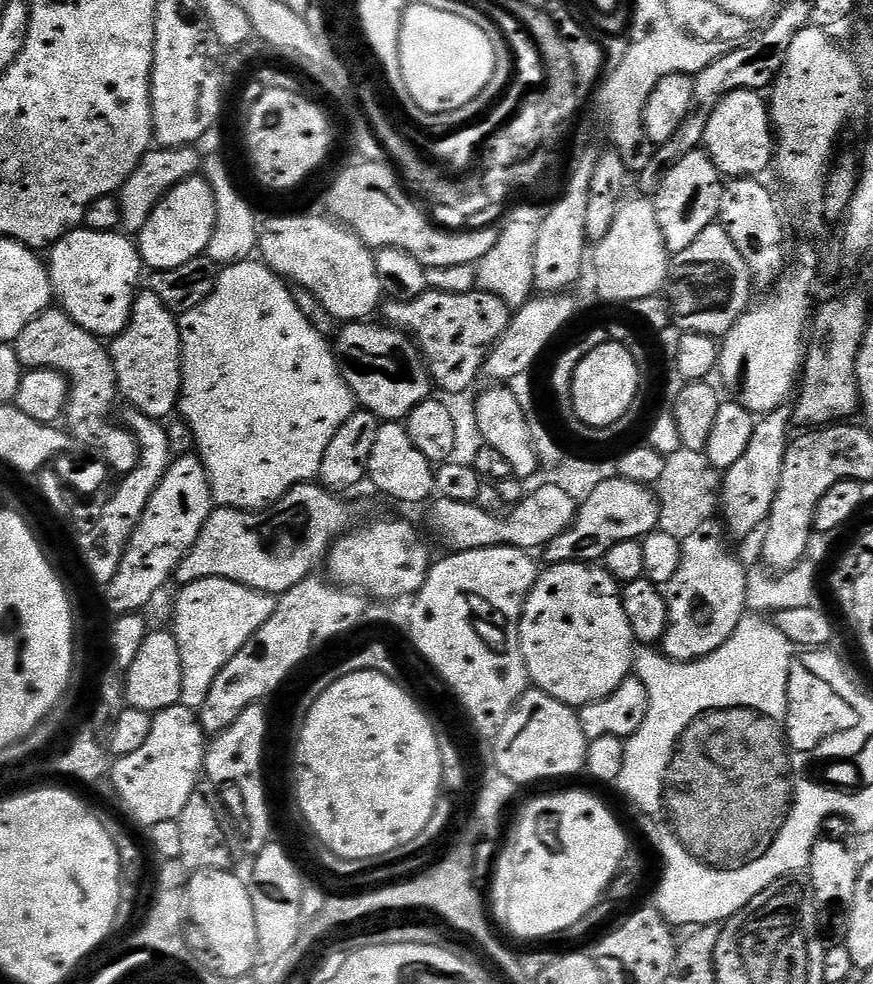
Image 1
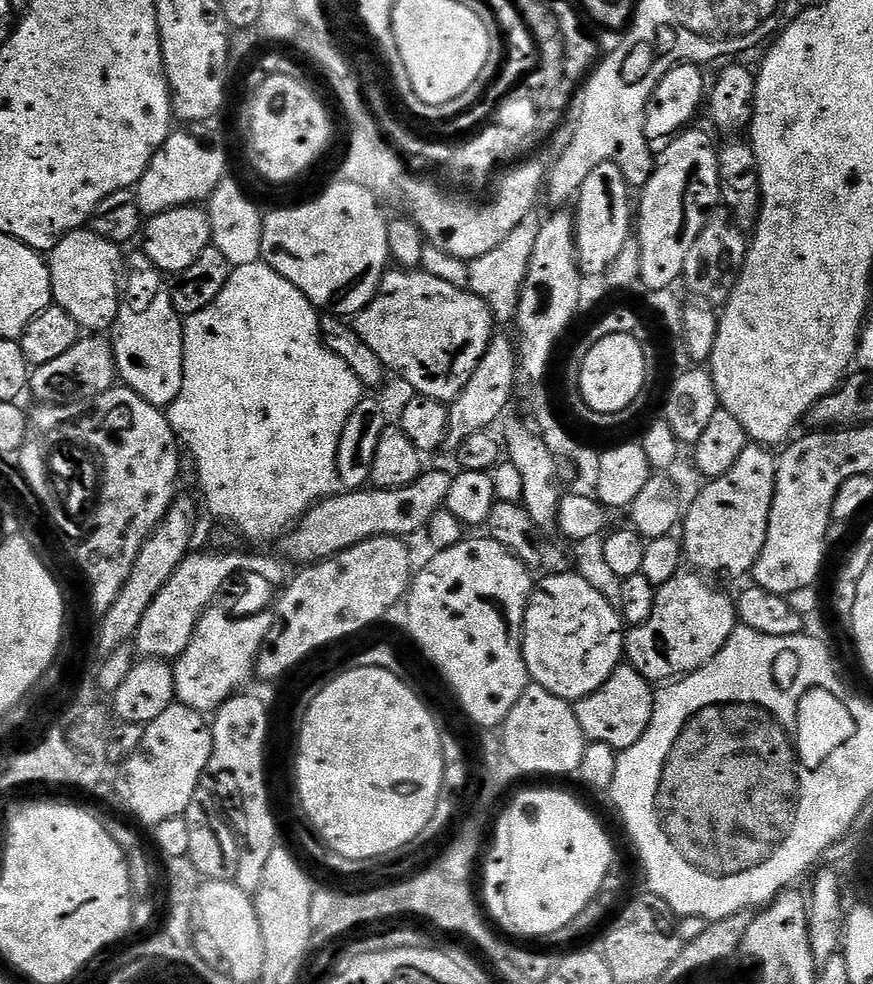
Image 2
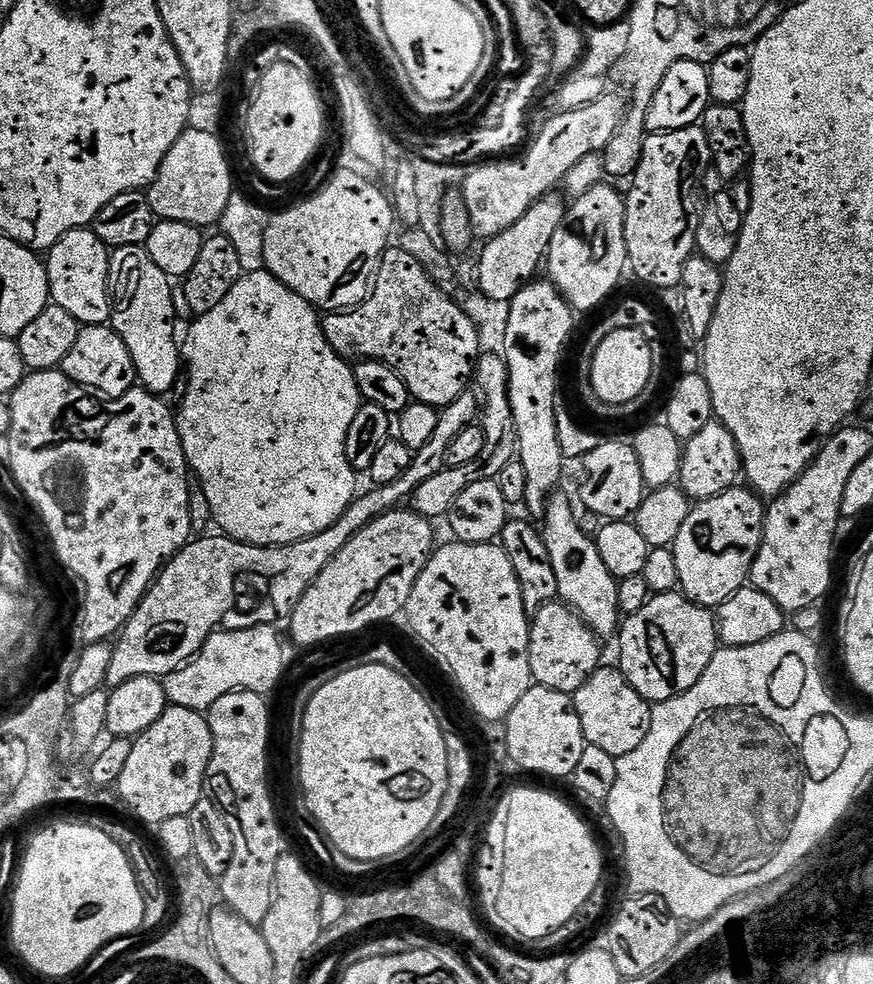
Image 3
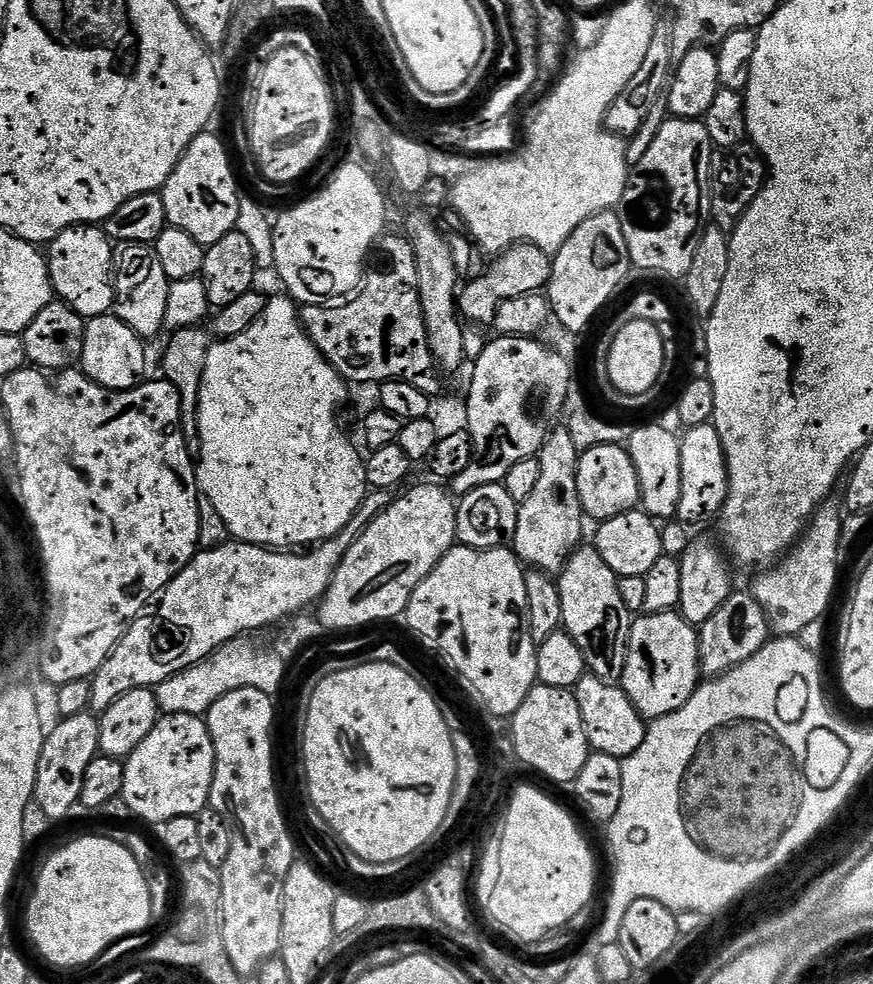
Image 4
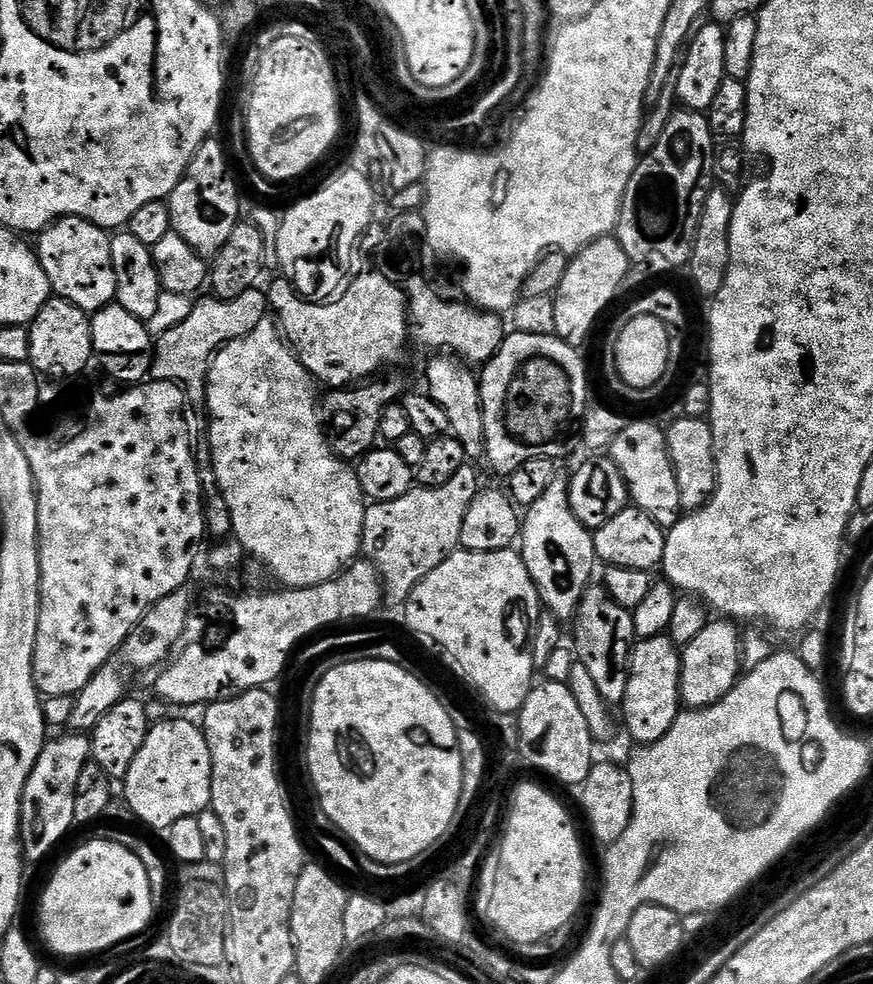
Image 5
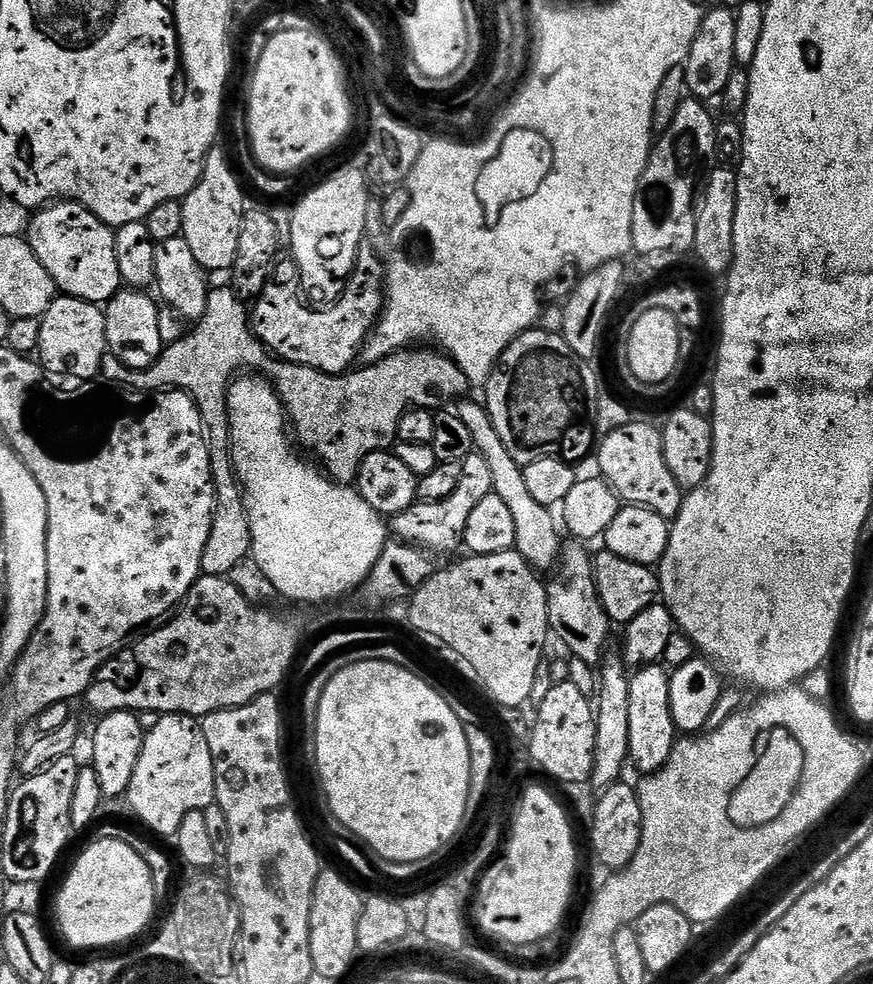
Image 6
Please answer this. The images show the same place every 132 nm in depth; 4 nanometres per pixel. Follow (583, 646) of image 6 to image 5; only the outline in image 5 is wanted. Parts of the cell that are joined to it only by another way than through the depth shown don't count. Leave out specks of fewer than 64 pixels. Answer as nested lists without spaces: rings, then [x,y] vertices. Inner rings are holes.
[[[558,478],[538,502],[523,513],[518,544],[520,557],[530,570],[530,578],[540,595],[540,603],[561,622],[575,617],[576,607],[582,602],[586,590],[593,583],[592,575],[598,572],[594,550],[594,535],[574,514],[570,506],[568,480]]]

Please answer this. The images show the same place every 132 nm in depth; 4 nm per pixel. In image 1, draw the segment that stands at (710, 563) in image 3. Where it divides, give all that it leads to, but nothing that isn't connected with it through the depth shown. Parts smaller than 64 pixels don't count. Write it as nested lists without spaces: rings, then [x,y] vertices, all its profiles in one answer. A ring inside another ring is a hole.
[[[785,404],[765,413],[755,426],[754,435],[750,438],[747,452],[738,458],[734,466],[728,468],[722,480],[722,498],[720,510],[726,518],[725,525],[729,533],[735,538],[744,538],[750,532],[757,530],[767,521],[770,509],[773,506],[774,495],[781,482],[782,462],[785,461],[785,452],[790,443],[788,428],[792,419],[792,407]]]

